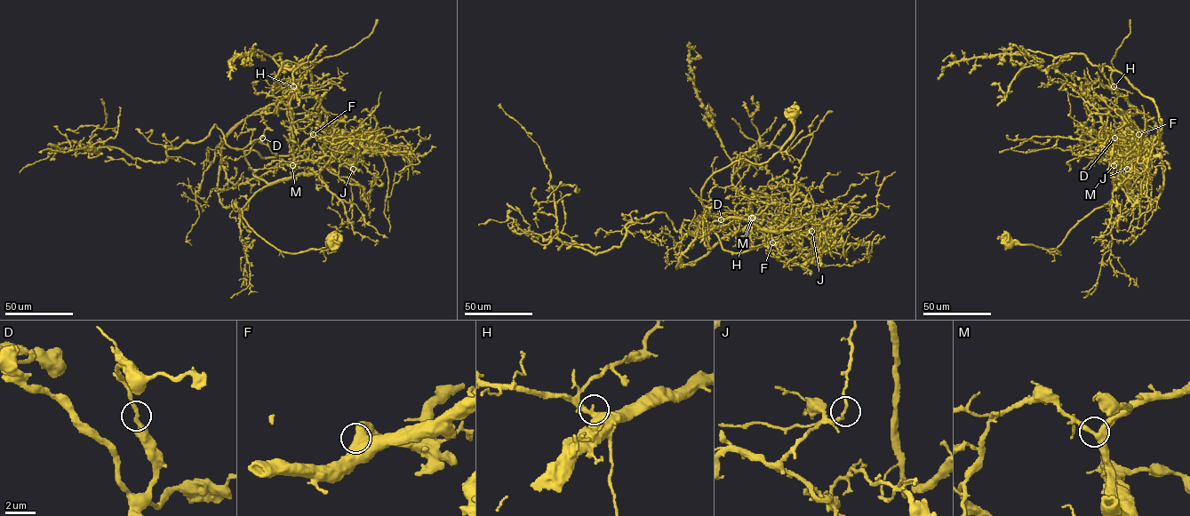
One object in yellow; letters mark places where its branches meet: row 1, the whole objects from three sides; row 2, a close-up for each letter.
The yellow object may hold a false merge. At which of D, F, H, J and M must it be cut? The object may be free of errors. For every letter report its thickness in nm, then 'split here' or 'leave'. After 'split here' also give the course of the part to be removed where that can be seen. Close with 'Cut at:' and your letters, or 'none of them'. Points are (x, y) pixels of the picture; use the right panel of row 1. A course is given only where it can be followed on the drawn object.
D: calibre 260 nm; leave
F: calibre 550 nm; leave
H: calibre 400 nm; leave
J: calibre 150 nm; split here; course (1126, 169), (1115, 164), (1146, 155), (1161, 123), (1114, 71), (1156, 126), (1163, 186), (1114, 220), (1083, 297)
M: calibre 360 nm; leave
Cut at: J

